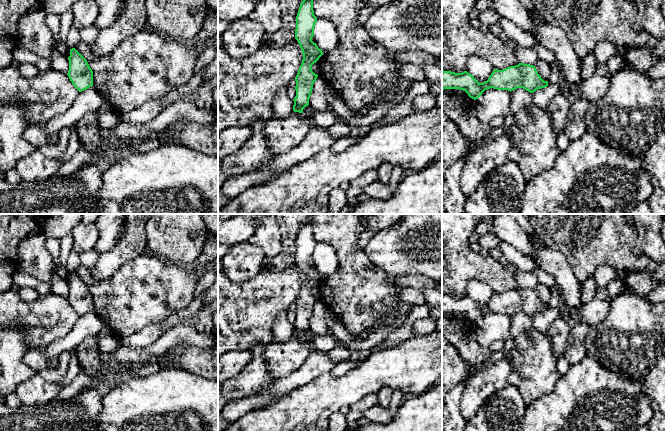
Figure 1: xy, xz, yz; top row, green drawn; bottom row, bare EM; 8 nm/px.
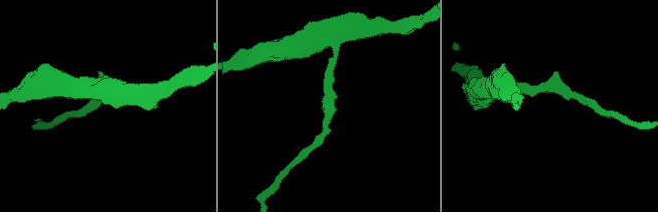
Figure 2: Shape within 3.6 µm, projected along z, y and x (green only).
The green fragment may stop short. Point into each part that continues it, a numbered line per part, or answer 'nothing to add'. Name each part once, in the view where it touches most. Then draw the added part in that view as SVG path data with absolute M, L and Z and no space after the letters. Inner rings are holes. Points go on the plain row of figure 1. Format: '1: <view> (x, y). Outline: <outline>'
nothing to add

